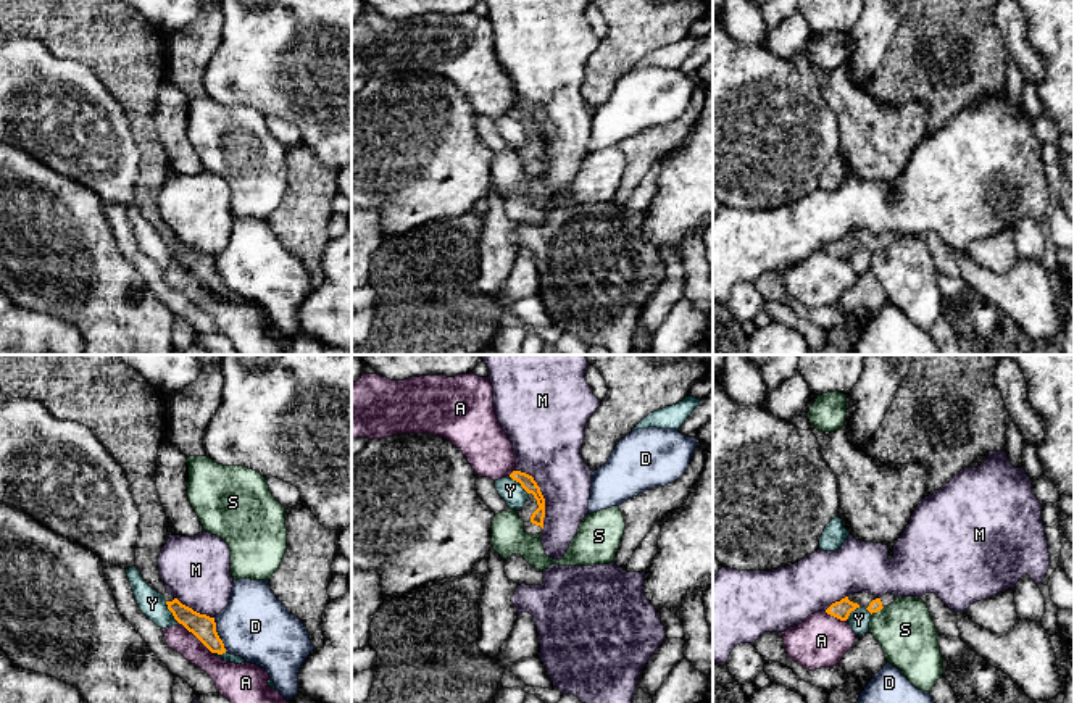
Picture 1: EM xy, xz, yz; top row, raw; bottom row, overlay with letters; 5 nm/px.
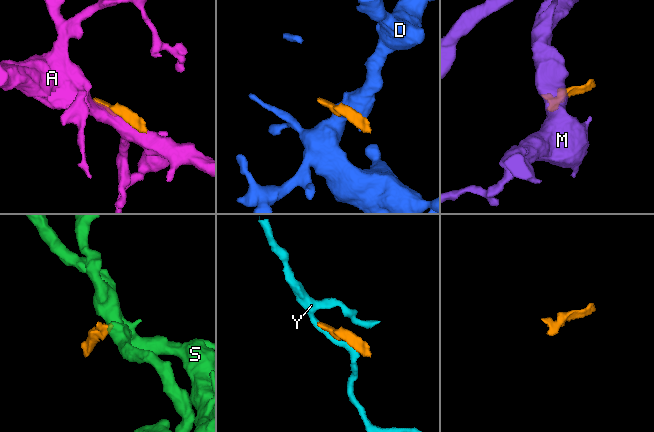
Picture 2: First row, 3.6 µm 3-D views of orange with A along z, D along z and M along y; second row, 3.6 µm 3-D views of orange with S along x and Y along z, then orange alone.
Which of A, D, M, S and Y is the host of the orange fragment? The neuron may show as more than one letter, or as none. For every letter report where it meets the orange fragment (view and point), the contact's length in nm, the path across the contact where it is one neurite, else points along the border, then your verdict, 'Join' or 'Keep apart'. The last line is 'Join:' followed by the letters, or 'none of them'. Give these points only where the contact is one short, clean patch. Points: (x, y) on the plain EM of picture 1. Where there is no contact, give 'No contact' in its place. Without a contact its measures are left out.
A: Touches orange at xy (195, 274). Shared border 220 nm. Keep apart
D: Touches orange at xy (218, 274). Shared border 190 nm. Keep apart
M: Touches orange at xz (542, 134). Shared border 320 nm. Keep apart
S: Touches orange at yz (878, 249). Shared border 80 nm. Boundary: yz (884, 245), (871, 253). Keep apart
Y: Touches orange at xy (171, 250). Shared border 130 nm. Keep apart
Join: none of them

